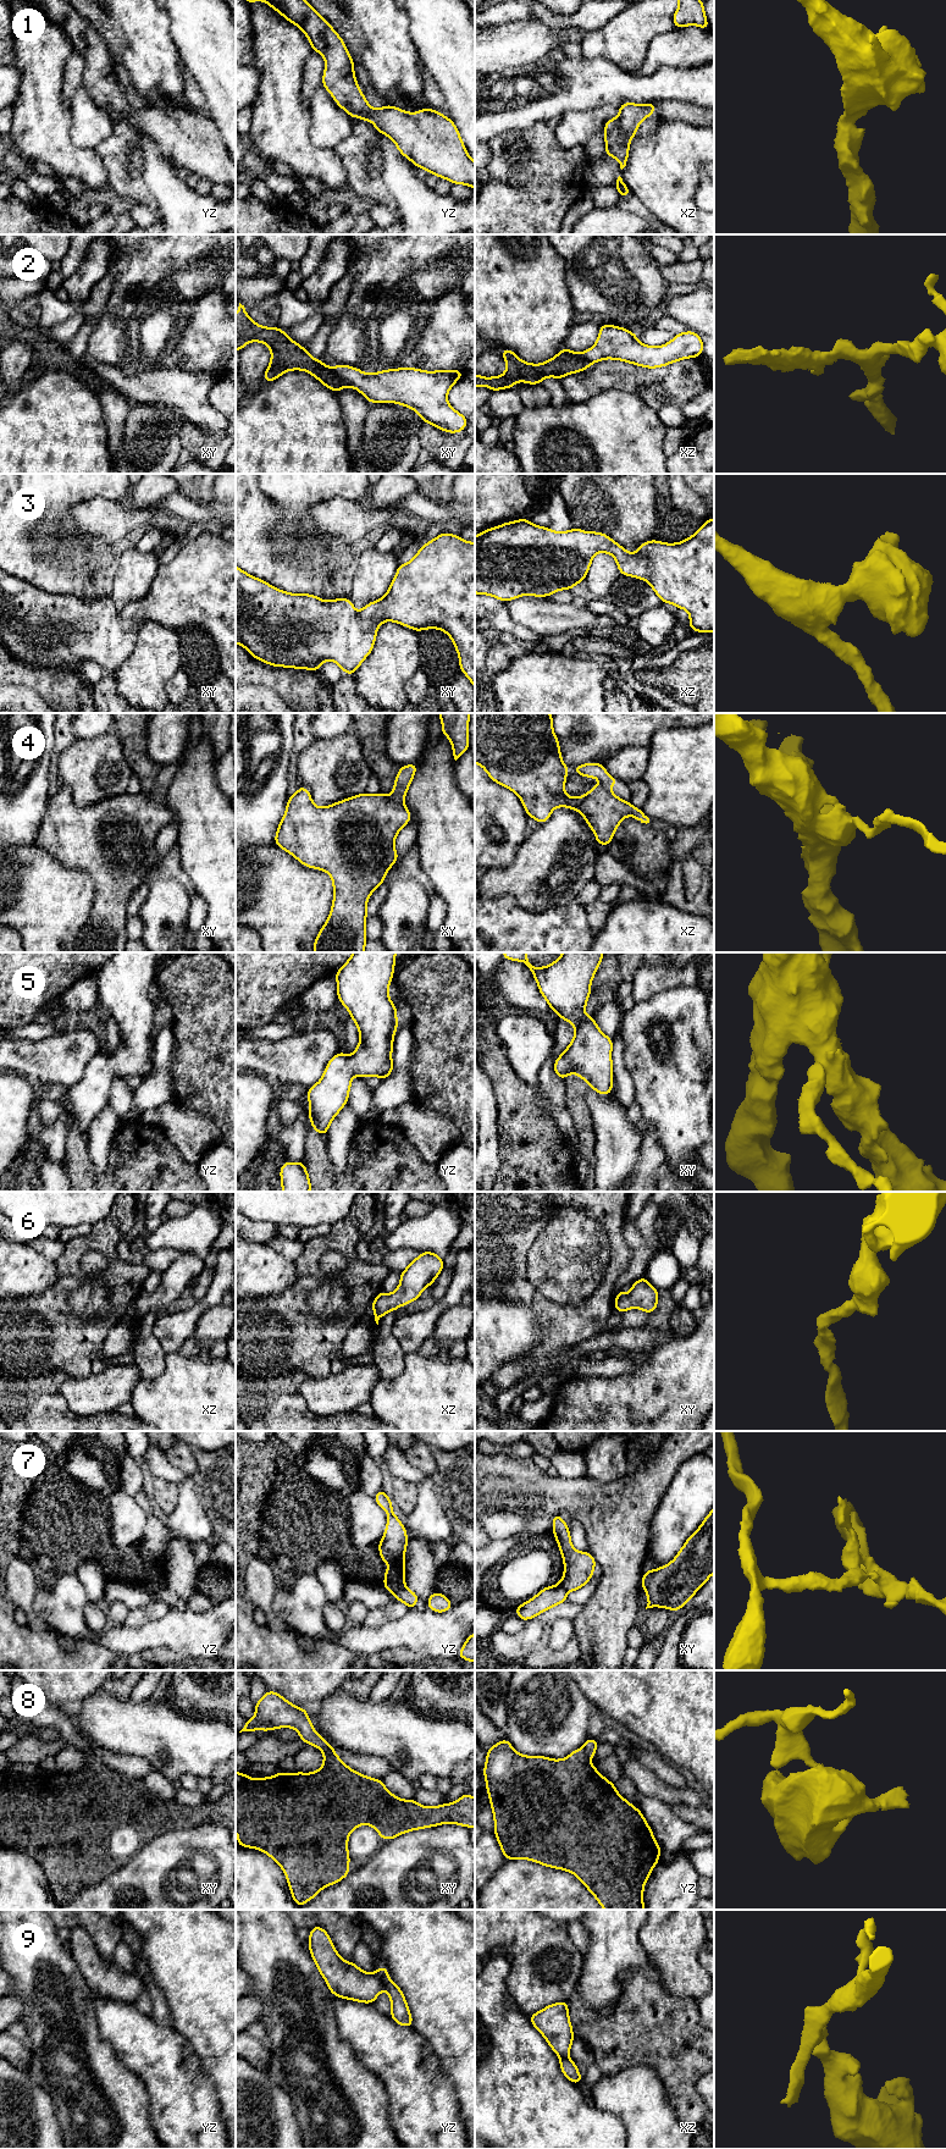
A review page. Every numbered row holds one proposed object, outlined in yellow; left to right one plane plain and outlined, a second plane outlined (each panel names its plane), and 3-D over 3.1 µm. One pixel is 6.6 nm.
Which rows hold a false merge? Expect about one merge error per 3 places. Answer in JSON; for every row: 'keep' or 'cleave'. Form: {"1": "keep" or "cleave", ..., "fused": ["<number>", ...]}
{"1": "keep", "2": "cleave", "3": "keep", "4": "keep", "5": "keep", "6": "keep", "7": "cleave", "8": "cleave", "9": "cleave", "fused": ["2", "7", "8", "9"]}

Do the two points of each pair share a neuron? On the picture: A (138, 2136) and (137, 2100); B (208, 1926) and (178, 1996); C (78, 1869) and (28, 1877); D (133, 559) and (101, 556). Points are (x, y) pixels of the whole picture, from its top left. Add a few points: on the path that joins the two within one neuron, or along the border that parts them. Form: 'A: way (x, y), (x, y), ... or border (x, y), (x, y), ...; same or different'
A: way (137, 2127), (137, 2109); same
B: way (199, 1943), (199, 1976), (195, 1979); same
C: border (26, 1852), (44, 1872), (53, 1896); different
D: border (119, 557), (110, 576); different

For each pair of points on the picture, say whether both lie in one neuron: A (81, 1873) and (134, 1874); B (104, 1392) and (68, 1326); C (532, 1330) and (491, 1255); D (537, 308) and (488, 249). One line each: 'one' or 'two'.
A: two
B: two
C: two
D: one

